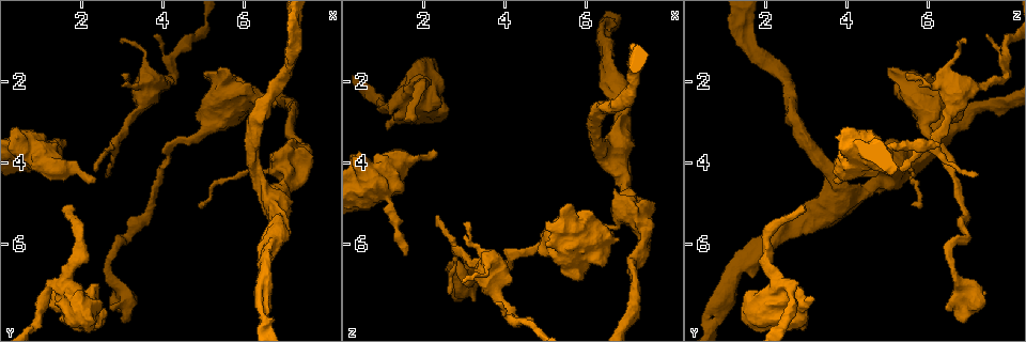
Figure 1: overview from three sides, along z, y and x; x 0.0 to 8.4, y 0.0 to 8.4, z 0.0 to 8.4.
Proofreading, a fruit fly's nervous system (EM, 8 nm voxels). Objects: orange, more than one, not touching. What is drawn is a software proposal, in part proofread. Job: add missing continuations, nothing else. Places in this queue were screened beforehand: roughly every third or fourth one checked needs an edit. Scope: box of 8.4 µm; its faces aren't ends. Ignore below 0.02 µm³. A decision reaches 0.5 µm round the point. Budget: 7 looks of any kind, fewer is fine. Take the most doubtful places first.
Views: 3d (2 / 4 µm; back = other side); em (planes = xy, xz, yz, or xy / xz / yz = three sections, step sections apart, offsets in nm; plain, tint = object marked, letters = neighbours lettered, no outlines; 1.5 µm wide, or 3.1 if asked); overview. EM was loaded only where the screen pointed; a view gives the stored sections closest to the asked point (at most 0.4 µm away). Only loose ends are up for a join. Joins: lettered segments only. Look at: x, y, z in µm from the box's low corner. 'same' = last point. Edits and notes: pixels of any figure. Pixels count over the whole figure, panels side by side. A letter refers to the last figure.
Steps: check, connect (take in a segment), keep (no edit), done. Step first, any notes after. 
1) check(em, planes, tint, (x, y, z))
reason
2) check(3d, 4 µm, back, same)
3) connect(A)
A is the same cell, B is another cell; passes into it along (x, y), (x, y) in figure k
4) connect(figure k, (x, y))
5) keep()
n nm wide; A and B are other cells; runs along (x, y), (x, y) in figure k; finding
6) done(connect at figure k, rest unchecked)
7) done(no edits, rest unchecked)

check(em, planes, letters, (1.60, 3.55, 6.30))
branch stops here

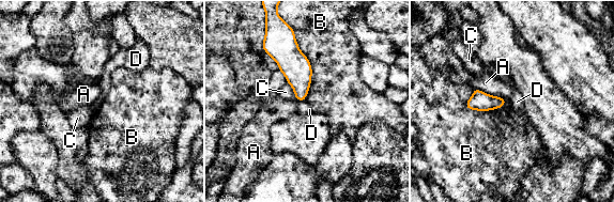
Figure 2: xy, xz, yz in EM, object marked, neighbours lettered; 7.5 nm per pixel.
keep()
A, B, C and D are other cells; no lettered segment goes on from it

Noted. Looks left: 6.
check(3d, 2 µm, (3.00, 1.80, 5.50))
branch stops here

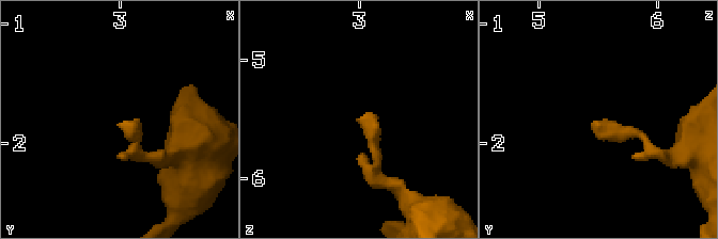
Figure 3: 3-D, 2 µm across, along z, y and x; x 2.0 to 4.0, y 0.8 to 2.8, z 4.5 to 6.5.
check(em, xz, step 8, letters, (3.04, 1.80, 5.50))

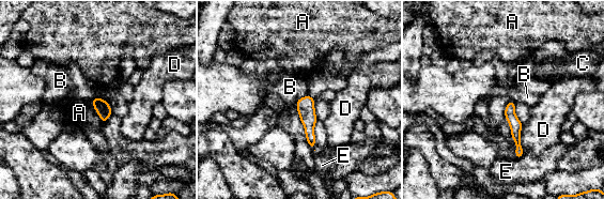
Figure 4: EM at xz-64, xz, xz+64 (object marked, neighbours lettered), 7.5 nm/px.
check(em, planes, letters, same)

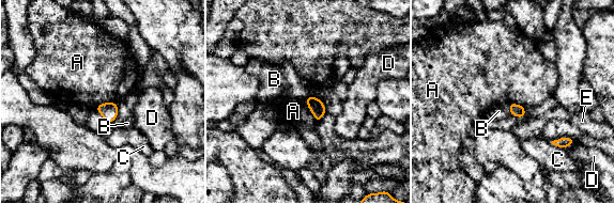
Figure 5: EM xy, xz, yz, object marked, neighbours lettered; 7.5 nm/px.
keep()
A, B, C, D and E are other cells; border along (304, 98), (317, 123) in figure 5; no lettered segment goes on from it

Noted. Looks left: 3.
check(3d, 4 µm, (2.30, 7.95, 1.45))
free end

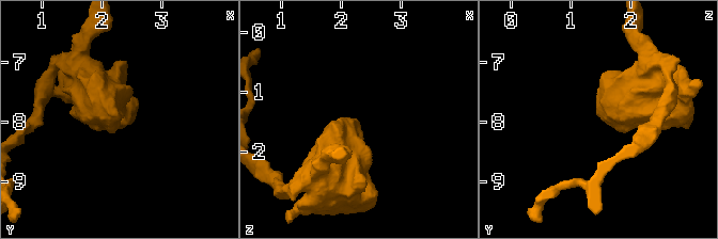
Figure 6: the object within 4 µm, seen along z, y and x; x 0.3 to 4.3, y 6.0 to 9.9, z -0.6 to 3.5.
check(em, xy, step 4, letters, (2.30, 7.90, 1.55))
need the tissue

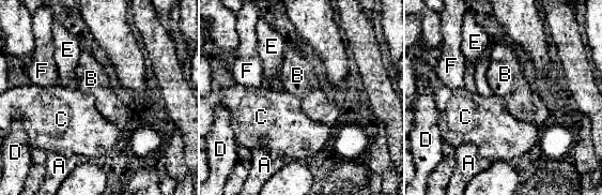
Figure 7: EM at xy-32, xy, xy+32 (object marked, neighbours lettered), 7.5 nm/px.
check(em, planes, letters, same)

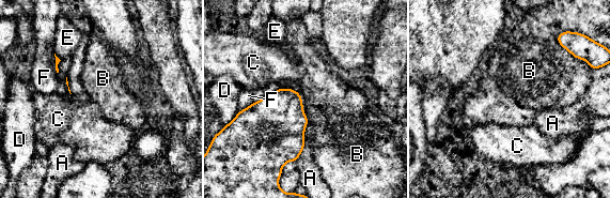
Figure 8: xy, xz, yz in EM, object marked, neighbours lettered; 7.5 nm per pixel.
keep()
A, B, C, D, E and F are other cells; border along (298, 92), (309, 122) in figure 8; none of them fits

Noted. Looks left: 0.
done(no edits, rest unchecked)

